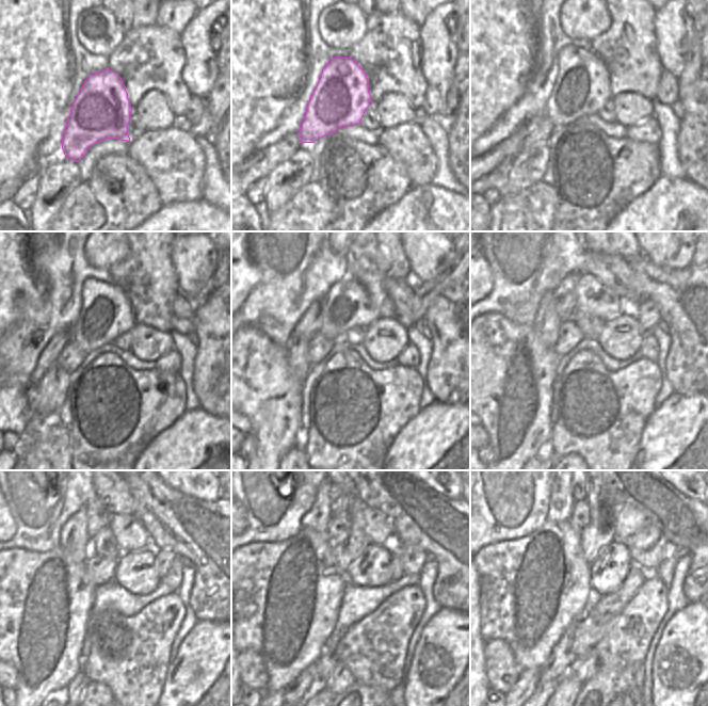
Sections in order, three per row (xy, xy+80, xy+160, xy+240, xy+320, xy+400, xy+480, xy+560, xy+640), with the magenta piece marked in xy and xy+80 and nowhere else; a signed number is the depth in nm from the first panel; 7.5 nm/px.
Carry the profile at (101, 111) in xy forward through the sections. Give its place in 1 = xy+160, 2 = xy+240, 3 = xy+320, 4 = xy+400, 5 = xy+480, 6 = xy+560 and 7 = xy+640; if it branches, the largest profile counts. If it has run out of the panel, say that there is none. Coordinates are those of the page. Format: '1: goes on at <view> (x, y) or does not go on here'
1: goes on at xy+160 (582, 86)
2: goes on at xy+240 (106, 313)
3: goes on at xy+320 (347, 304)
4: goes on at xy+400 (592, 297)
5: goes on at xy+480 (130, 535)
6: goes on at xy+560 (379, 528)
7: goes on at xy+640 (630, 519)

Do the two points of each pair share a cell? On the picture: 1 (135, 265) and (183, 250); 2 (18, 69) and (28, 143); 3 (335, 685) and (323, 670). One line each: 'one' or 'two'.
1: two
2: one
3: two

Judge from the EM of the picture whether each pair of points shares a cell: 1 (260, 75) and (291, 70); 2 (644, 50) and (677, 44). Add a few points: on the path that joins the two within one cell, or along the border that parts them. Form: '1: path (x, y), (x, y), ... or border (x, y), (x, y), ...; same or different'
1: path (268, 70), (284, 70); same
2: border (654, 23), (656, 51), (660, 66), (663, 69); different

